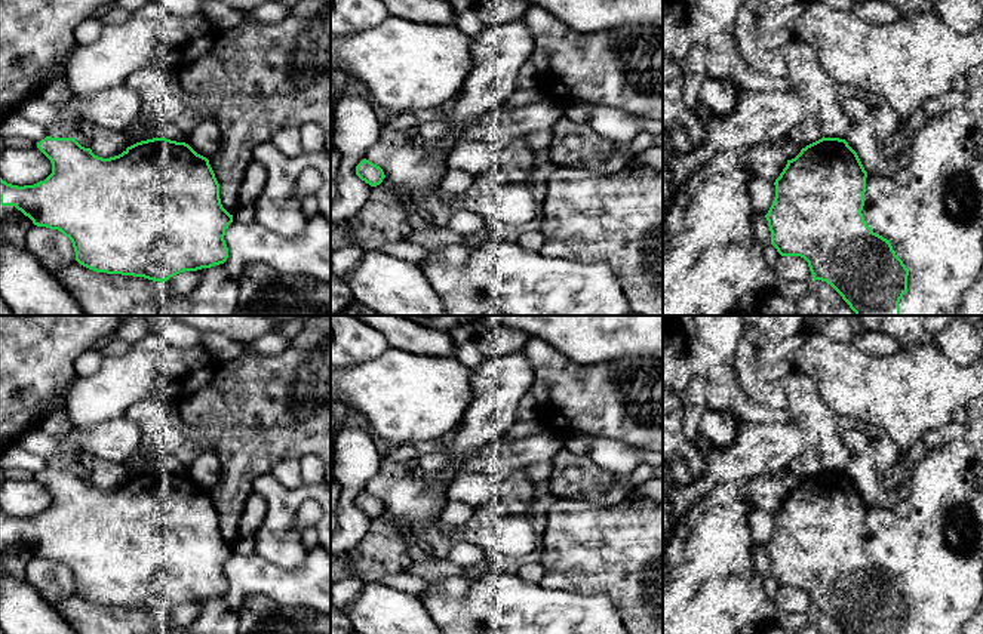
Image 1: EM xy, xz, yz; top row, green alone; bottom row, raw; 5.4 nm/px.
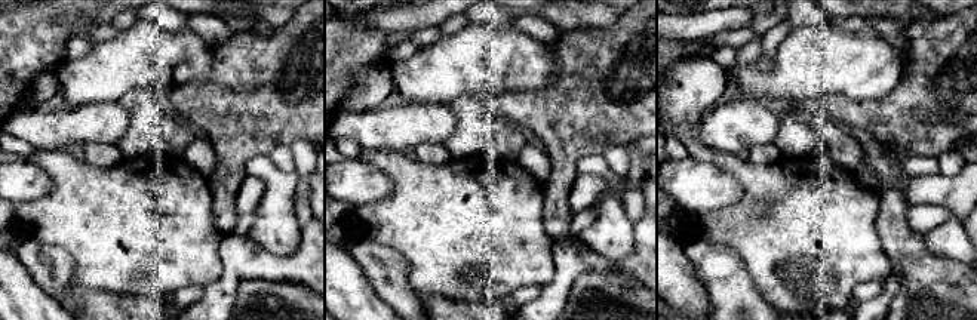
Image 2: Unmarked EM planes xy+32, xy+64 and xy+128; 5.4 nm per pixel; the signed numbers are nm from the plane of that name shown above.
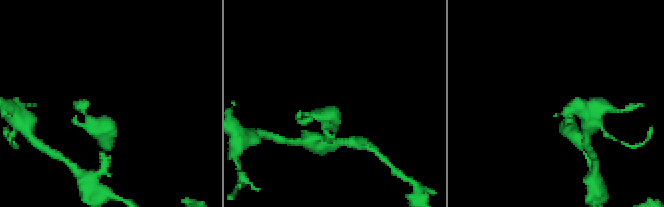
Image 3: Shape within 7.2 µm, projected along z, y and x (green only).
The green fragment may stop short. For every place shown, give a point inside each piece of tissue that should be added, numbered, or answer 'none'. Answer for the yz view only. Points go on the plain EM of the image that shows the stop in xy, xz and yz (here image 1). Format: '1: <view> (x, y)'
none

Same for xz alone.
none

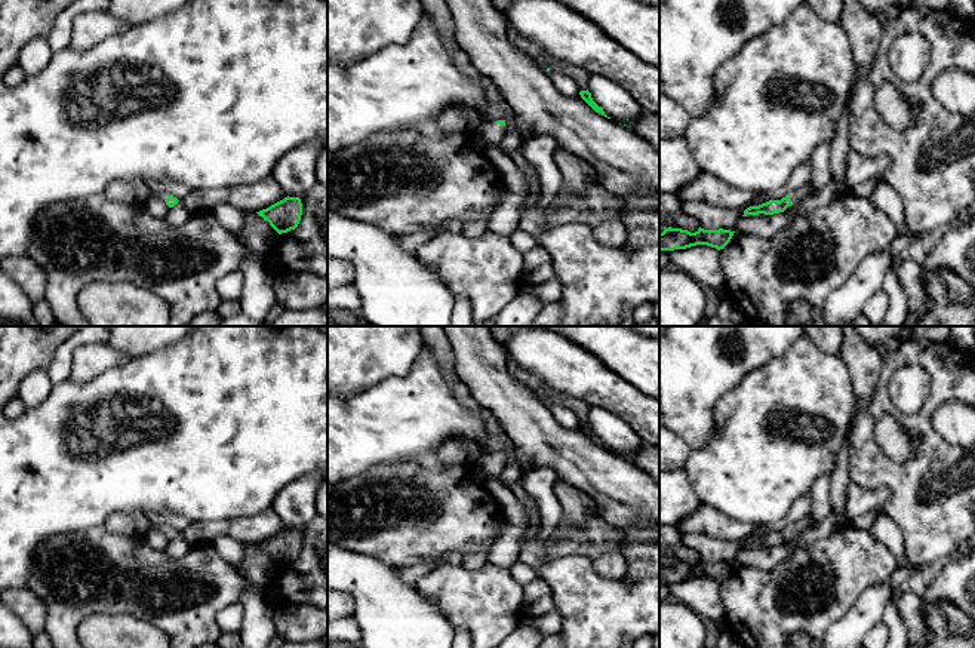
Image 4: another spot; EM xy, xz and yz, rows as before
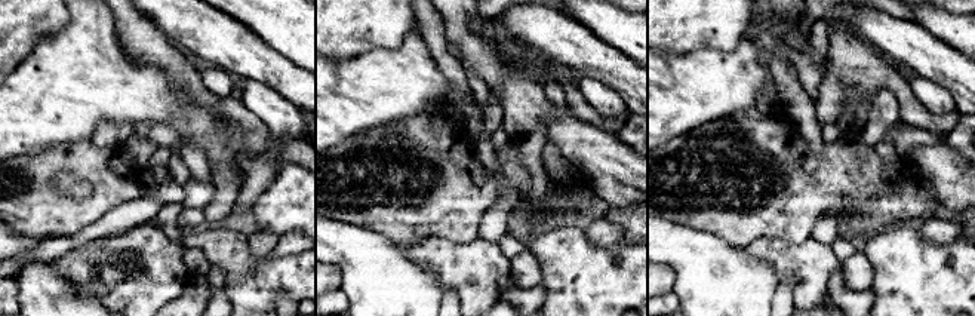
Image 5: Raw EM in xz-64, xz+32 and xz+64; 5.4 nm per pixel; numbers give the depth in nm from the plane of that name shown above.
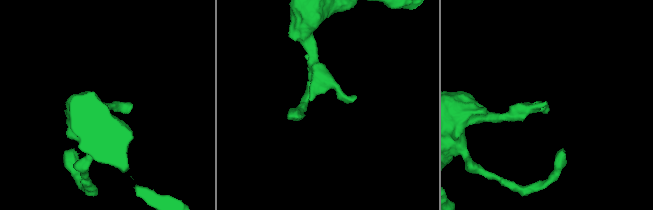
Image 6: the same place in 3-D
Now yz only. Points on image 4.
1: yz (802, 525)

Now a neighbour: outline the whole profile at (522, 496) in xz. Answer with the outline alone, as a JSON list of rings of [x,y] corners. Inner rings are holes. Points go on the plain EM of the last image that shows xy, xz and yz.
[[[522,479],[519,482],[516,482],[513,486],[511,486],[516,498],[520,501],[520,504],[523,507],[526,506],[532,506],[538,510],[536,504],[533,503],[532,497],[526,492],[523,483],[522,483]]]

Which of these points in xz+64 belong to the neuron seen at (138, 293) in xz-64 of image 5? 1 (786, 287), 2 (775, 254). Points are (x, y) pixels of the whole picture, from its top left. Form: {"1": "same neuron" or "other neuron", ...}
{"1": "other neuron", "2": "same neuron"}

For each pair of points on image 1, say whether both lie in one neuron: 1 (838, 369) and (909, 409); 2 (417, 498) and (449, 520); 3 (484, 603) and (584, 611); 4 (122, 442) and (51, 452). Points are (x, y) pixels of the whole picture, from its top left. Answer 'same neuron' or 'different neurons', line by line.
1: same neuron
2: different neurons
3: same neuron
4: same neuron

